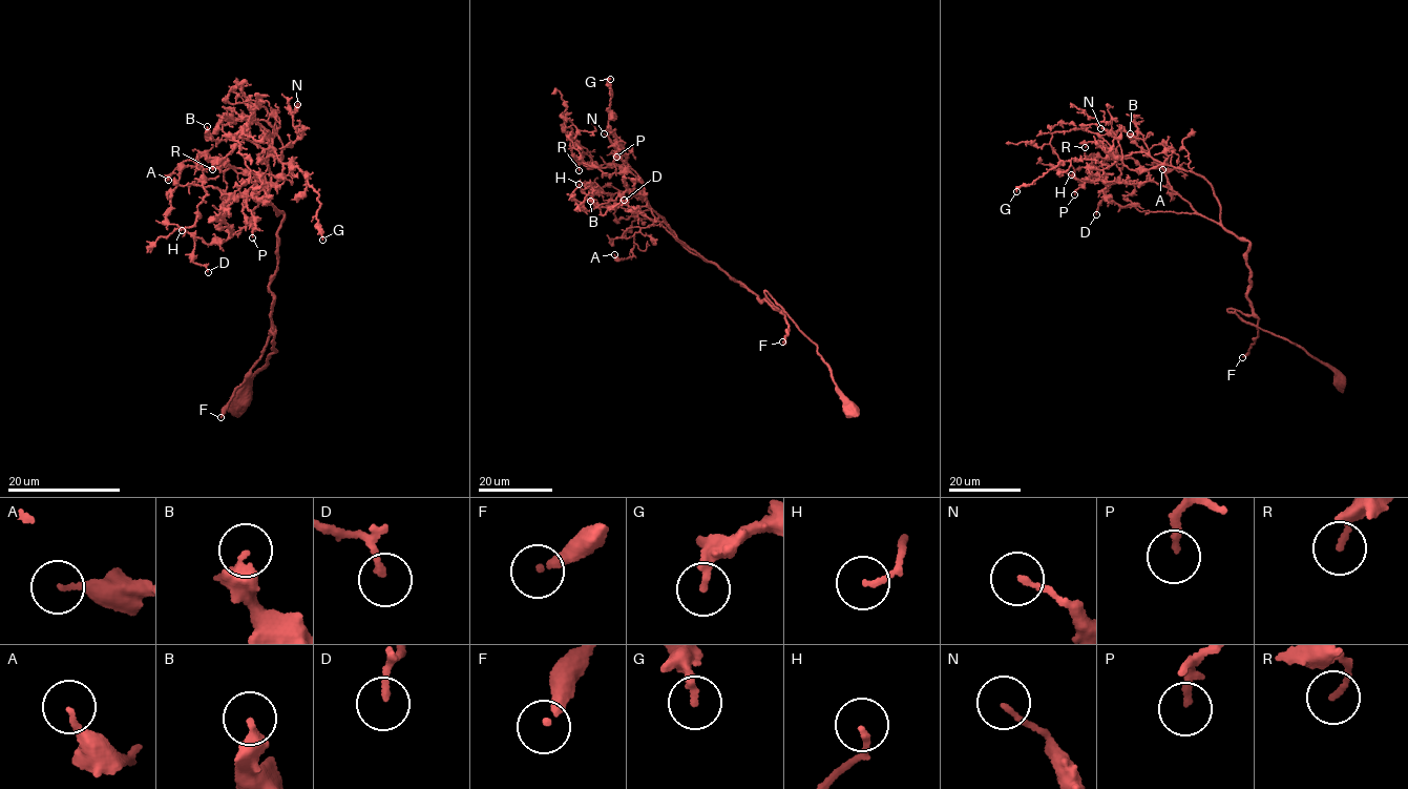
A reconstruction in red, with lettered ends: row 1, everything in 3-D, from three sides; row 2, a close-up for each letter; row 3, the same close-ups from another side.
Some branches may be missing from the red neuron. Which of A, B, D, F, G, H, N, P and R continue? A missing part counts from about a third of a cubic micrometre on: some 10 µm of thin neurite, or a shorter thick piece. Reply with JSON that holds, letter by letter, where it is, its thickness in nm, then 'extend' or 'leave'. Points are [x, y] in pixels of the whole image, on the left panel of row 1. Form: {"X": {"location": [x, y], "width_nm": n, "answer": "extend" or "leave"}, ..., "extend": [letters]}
{"A": {"location": [168, 180], "width_nm": 190, "answer": "leave"}, "B": {"location": [207, 126], "width_nm": 400, "answer": "leave"}, "D": {"location": [208, 272], "width_nm": 160, "answer": "leave"}, "F": {"location": [221, 417], "width_nm": 220, "answer": "extend"}, "G": {"location": [322, 240], "width_nm": 200, "answer": "leave"}, "H": {"location": [182, 230], "width_nm": 140, "answer": "leave"}, "N": {"location": [297, 104], "width_nm": 150, "answer": "leave"}, "P": {"location": [252, 237], "width_nm": 200, "answer": "leave"}, "R": {"location": [212, 169], "width_nm": 140, "answer": "leave"}, "extend": ["F"]}

